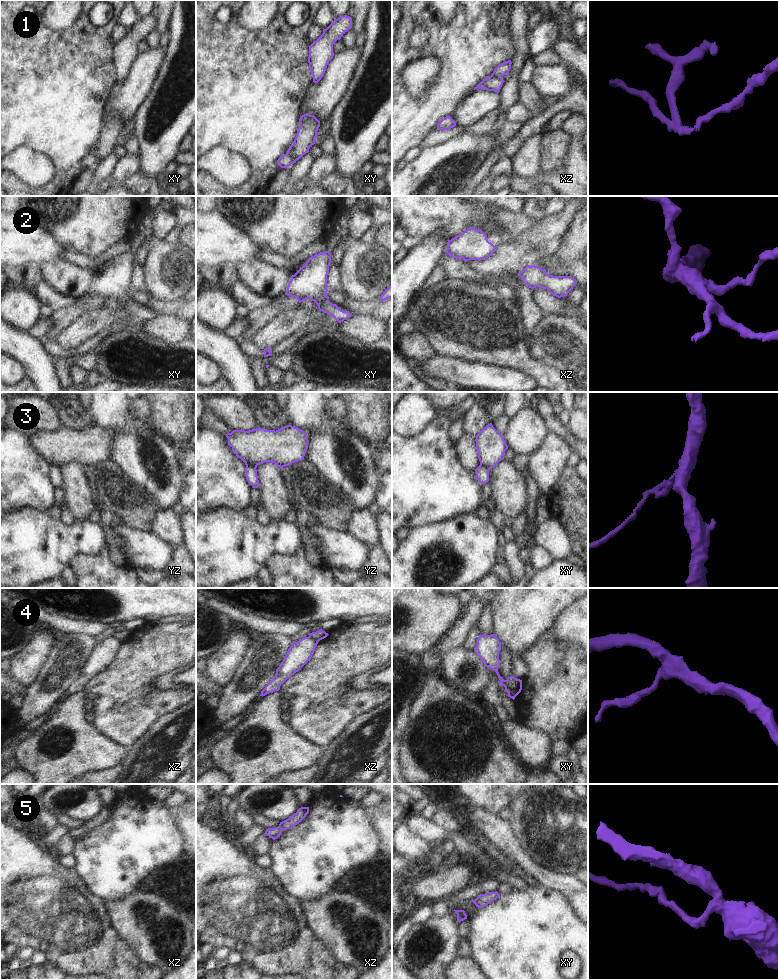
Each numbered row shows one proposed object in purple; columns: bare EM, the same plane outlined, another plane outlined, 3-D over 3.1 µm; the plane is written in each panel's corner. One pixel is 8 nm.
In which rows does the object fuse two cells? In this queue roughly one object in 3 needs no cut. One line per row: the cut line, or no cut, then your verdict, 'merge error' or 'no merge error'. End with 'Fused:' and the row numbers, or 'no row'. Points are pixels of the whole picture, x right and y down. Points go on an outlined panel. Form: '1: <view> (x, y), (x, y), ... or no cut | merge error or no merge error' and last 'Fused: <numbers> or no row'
1: xz (490, 76), (501, 78) | merge error
2: no cut | no merge error
3: yz (246, 465), (252, 465), (255, 468) | merge error
4: xy (505, 680), (505, 689), (509, 696) | merge error
5: no cut | no merge error
Fused: 1, 3, 4

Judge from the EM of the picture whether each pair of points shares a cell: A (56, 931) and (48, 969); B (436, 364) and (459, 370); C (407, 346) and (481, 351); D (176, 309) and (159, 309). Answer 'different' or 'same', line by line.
A: different
B: same
C: different
D: same

